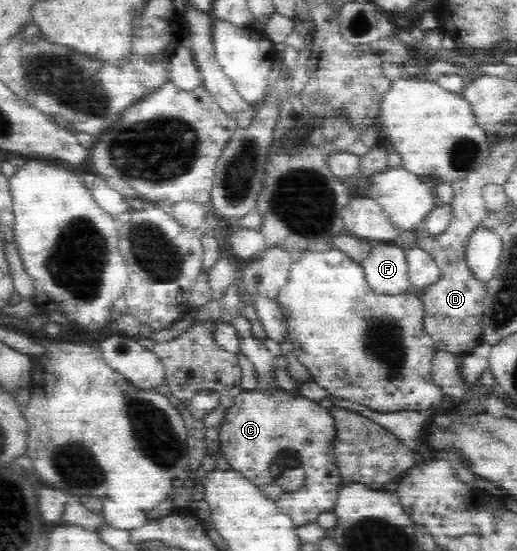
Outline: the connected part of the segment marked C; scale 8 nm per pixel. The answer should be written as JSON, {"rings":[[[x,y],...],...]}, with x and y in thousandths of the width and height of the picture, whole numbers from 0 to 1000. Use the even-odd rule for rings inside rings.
{"rings":[[[470,710],[455,722],[455,735],[441,742],[426,775],[424,813],[451,851],[472,858],[524,907],[534,909],[544,931],[551,931],[571,956],[596,953],[613,944],[621,931],[642,929],[650,891],[658,877],[644,800],[650,791],[644,755],[615,728],[588,719],[536,722],[513,719],[509,710]]]}

